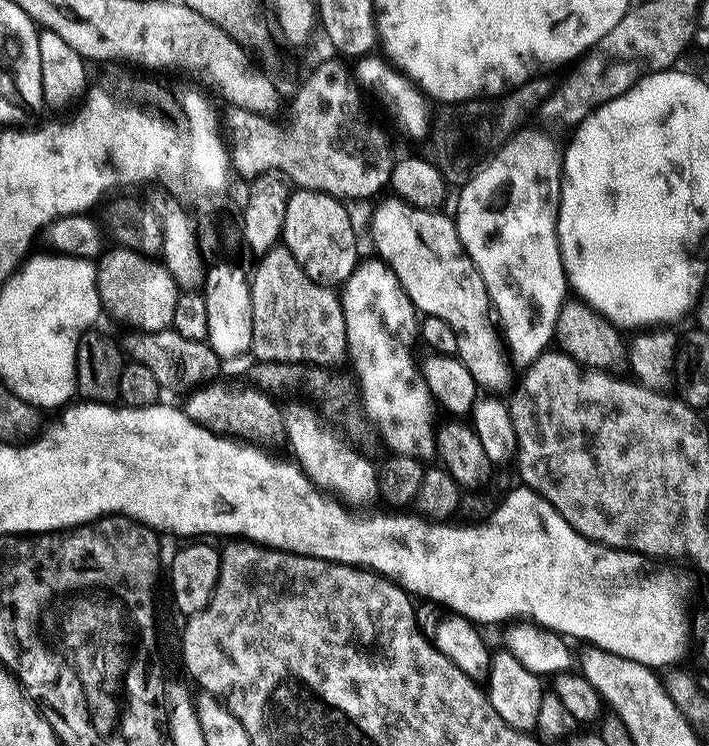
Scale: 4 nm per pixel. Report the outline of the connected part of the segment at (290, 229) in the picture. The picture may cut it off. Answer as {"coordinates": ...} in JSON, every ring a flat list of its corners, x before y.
{"coordinates":[[299,187,289,195,286,202,283,247,294,254,298,266,302,266,311,280,331,289,343,285,358,263,356,228,344,205,343,199]]}

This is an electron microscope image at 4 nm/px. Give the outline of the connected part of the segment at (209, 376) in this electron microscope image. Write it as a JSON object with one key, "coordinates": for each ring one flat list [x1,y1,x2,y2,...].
{"coordinates":[[164,328,160,332,137,332,127,333,128,337,122,340,122,348,129,361,146,366,153,371,154,378,158,378,161,389,172,392,191,393,193,390,211,384,217,379,216,376,222,367,222,361,218,354,207,342,190,342,190,338,182,338,182,334]]}

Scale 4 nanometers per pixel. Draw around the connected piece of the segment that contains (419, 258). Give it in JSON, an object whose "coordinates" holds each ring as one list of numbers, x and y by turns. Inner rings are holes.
{"coordinates":[[391,199,382,201,372,212,372,240,376,243,375,255,383,260,398,278,398,282,412,299,412,305,416,307,417,313,442,318,442,322,452,327,458,338,458,359,468,367,481,389,504,388,508,383,511,385,513,369,510,367,501,333,494,323,492,302,488,299,482,274,478,274,474,262,464,253,464,247,458,238,455,219,451,215,443,216,443,211,440,210,415,208,405,200]]}

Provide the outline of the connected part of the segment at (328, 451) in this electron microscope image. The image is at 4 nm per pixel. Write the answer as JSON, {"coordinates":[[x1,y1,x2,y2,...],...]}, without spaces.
{"coordinates":[[292,408,284,412,286,444,287,447,292,447,292,452,296,455,294,460,300,471,321,492,335,498,349,509,360,510,356,508,368,508,372,503,377,503,377,465,369,457,360,455,357,449,335,431,325,427,314,415,313,409,309,408]]}

